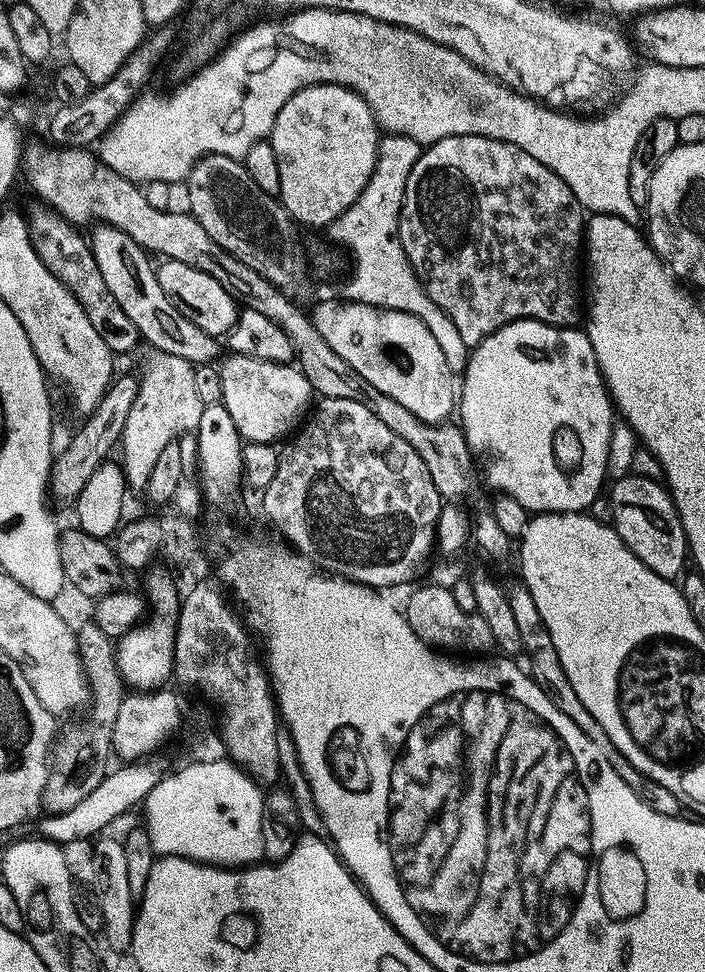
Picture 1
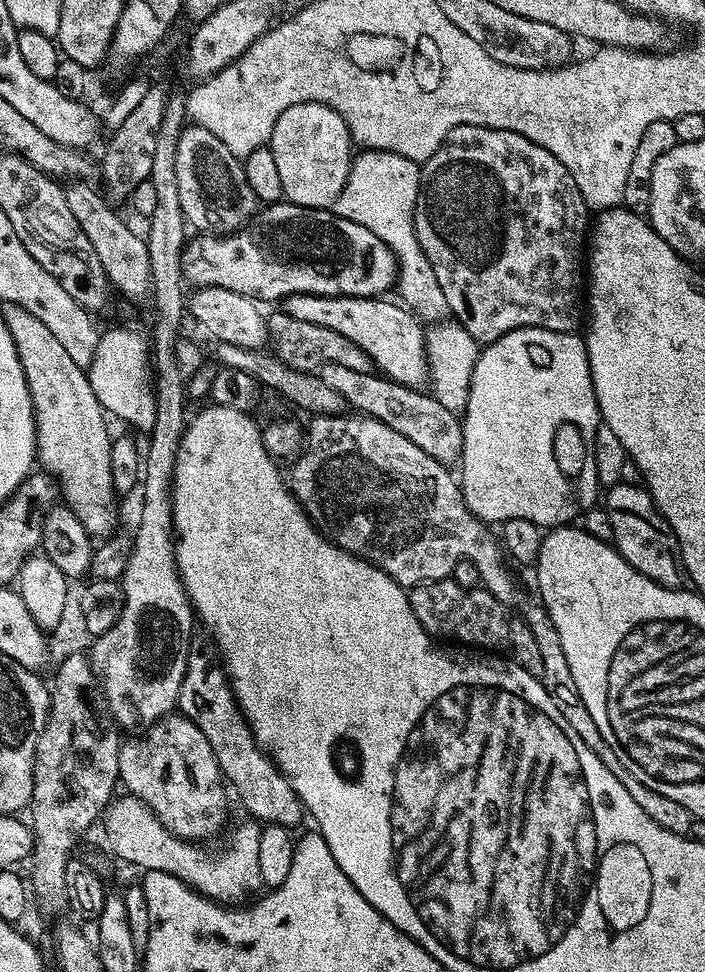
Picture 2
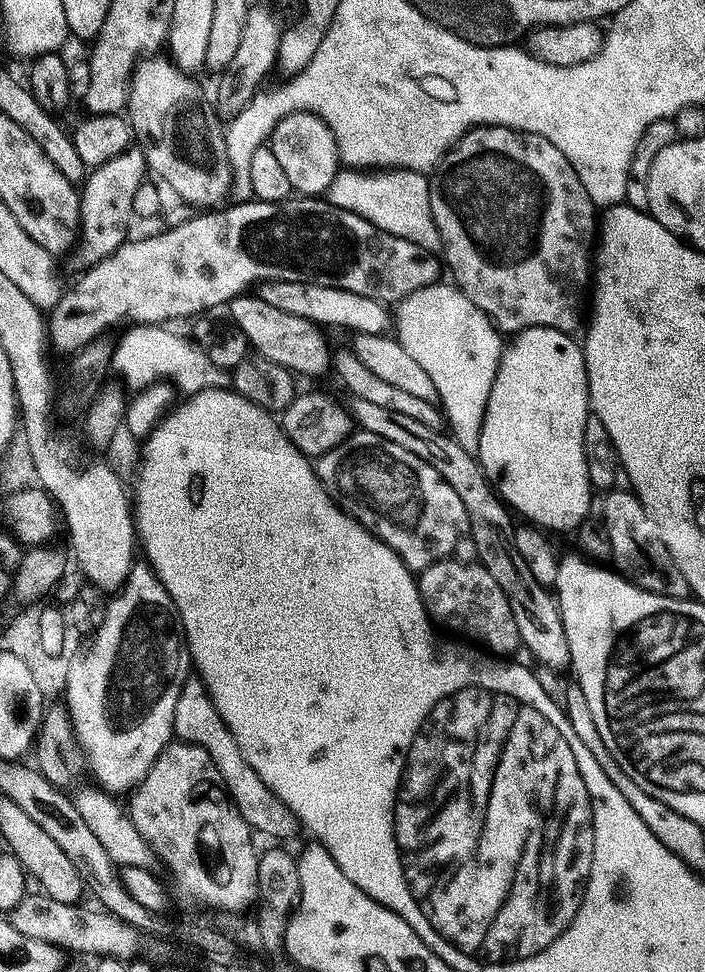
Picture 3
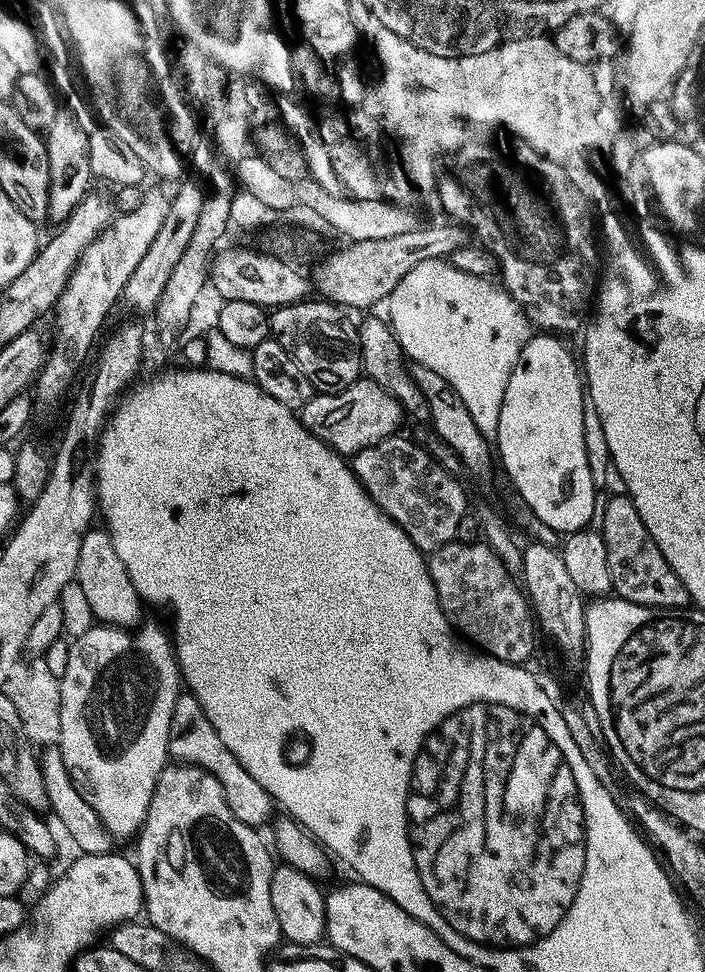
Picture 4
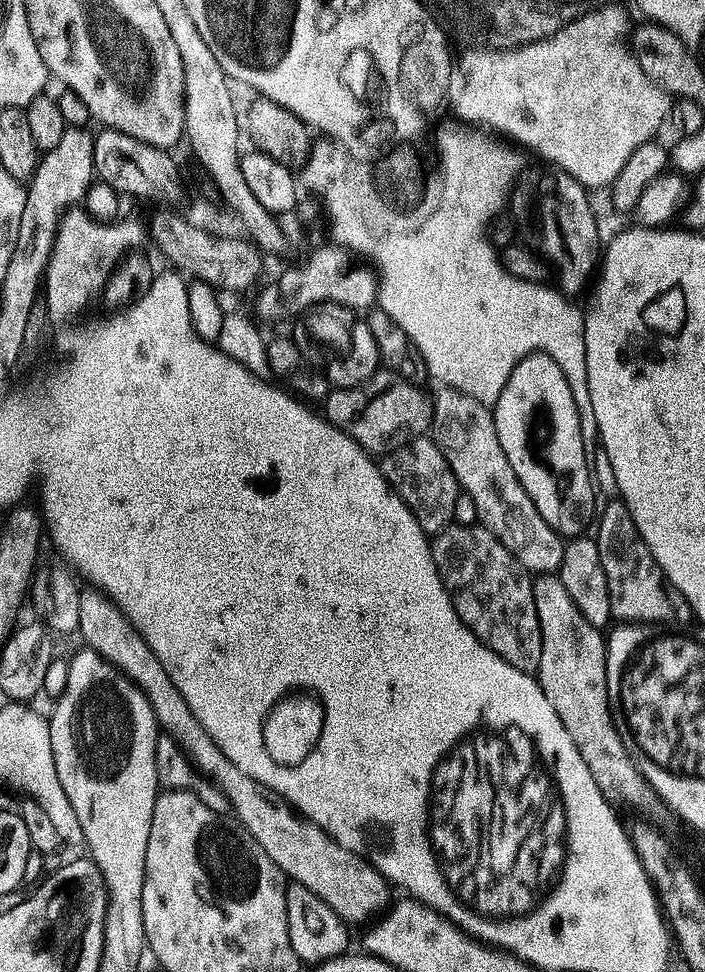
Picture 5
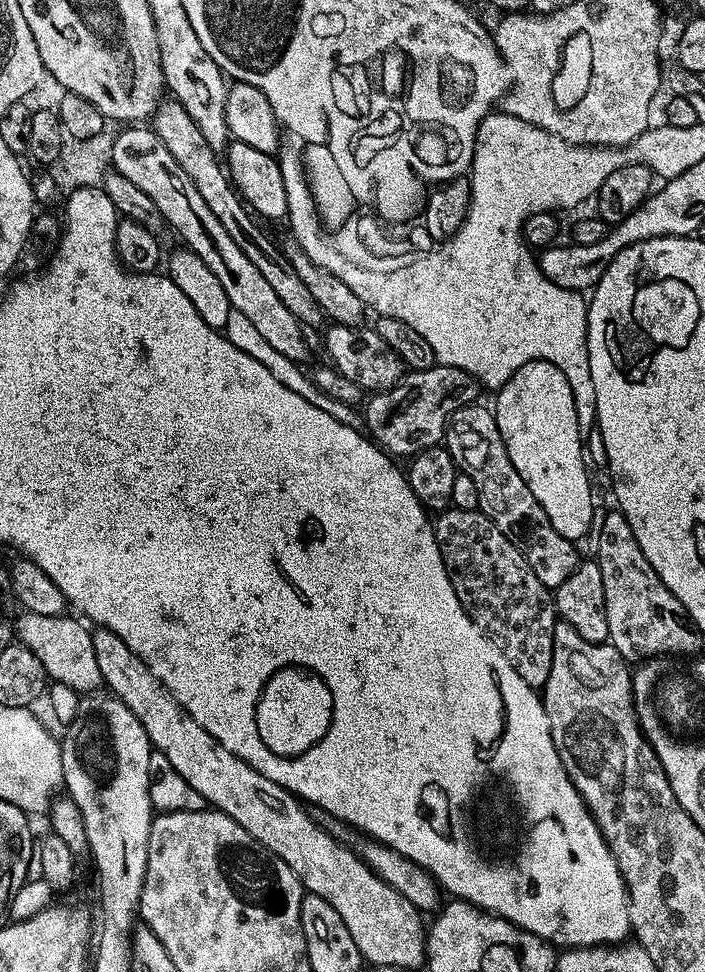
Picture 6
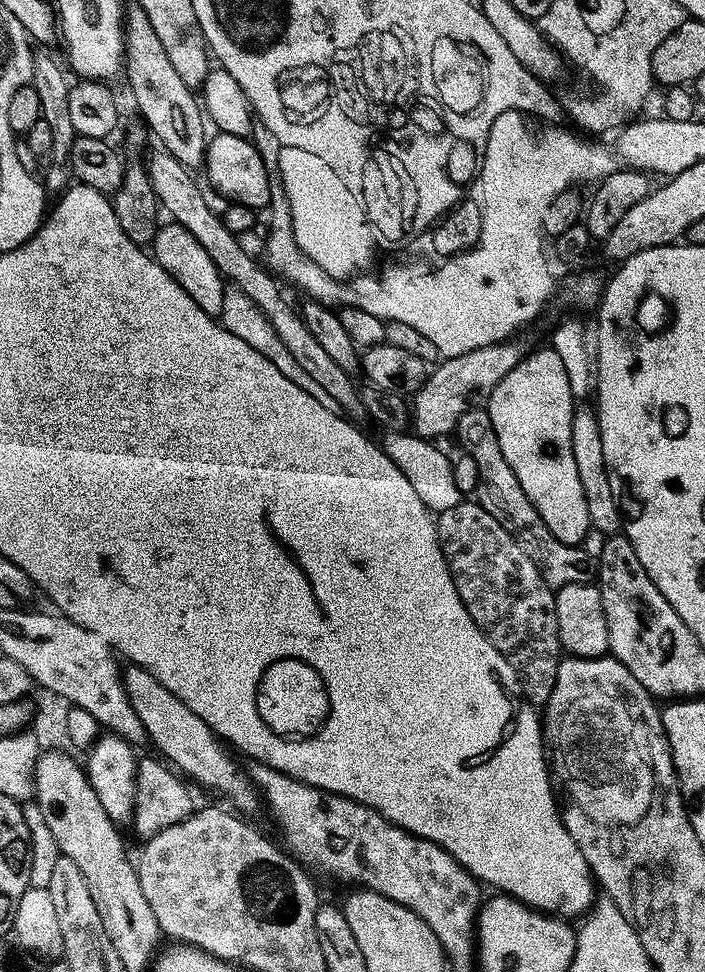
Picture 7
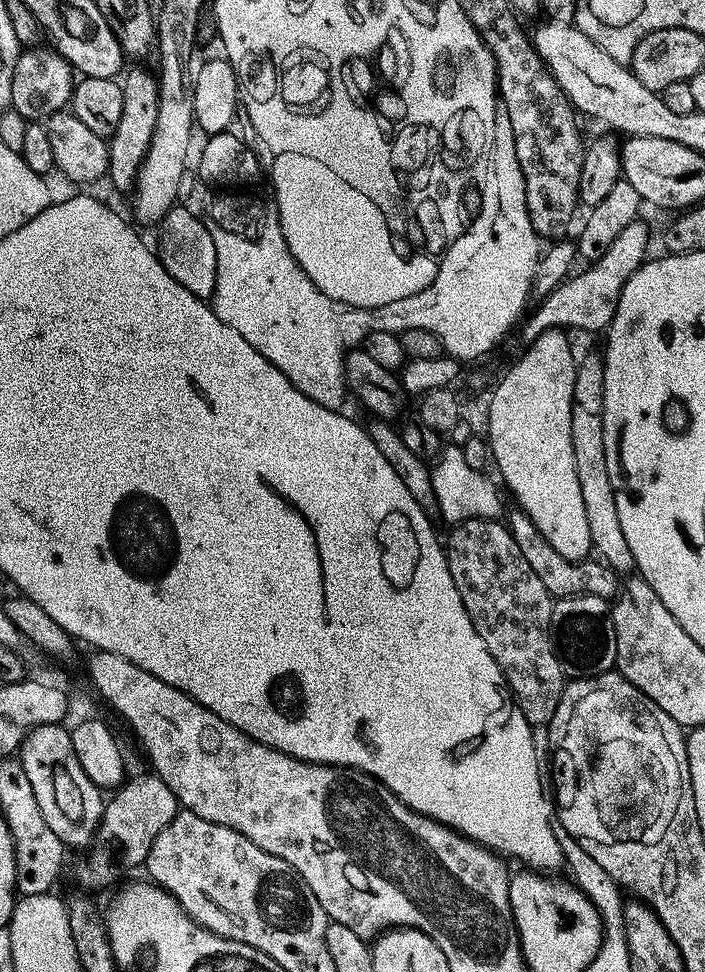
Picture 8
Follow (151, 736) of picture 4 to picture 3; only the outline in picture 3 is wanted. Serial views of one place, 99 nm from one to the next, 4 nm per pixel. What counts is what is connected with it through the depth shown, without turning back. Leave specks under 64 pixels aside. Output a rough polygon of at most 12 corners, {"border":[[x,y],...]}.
{"border":[[147,562],[69,666],[76,742],[132,794],[194,672]]}

